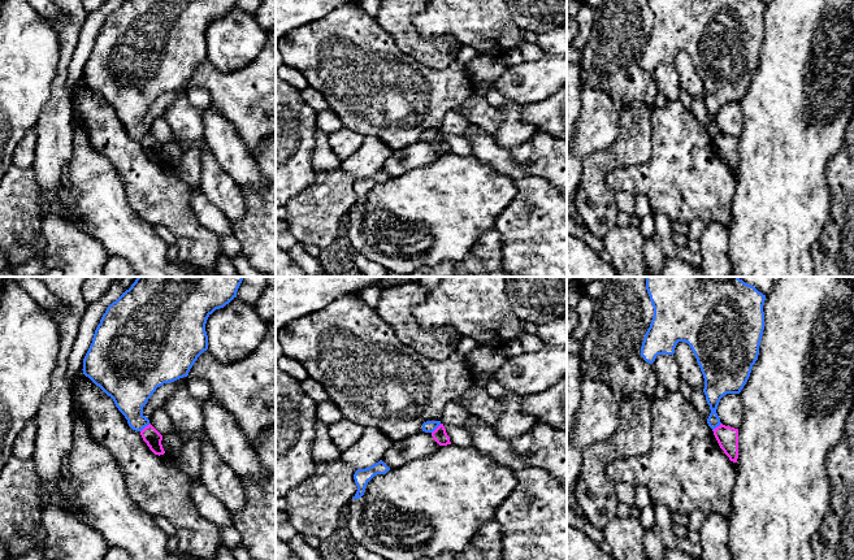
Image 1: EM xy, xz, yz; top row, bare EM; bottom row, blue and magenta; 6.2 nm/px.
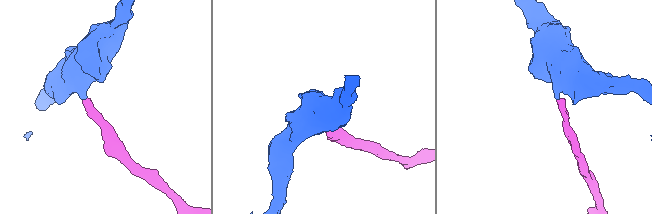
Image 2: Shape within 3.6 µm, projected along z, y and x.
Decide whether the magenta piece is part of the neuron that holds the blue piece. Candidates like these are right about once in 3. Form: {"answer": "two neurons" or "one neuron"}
{"answer": "two neurons"}

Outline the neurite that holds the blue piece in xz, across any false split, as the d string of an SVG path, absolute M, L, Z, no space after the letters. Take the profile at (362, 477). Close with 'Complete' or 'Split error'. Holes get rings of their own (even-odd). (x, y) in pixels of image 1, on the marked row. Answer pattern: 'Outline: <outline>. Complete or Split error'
Outline: M381 460L376 464L373 464L369 468L365 469L357 469L354 474L355 483L357 486L357 491L355 496L352 498L359 499L364 495L365 487L368 482L377 474L386 474L390 470L390 468Z. Complete

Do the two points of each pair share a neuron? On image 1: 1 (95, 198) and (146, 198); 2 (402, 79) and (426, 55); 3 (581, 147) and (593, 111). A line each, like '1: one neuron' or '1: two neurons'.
1: two neurons
2: two neurons
3: one neuron

